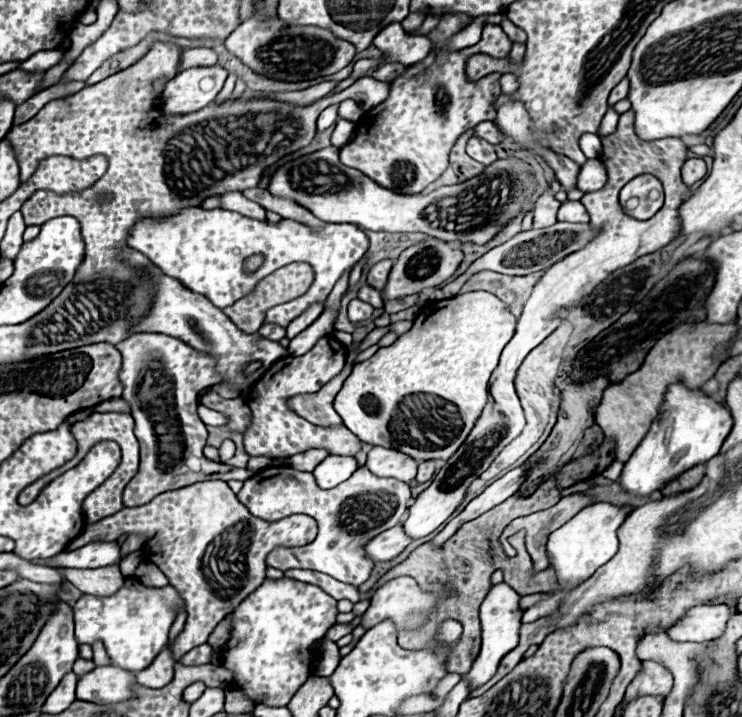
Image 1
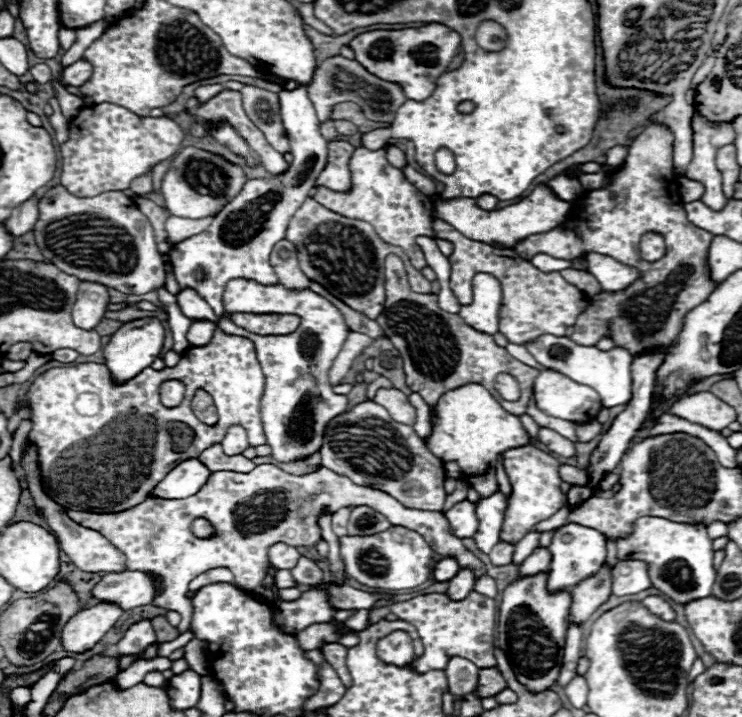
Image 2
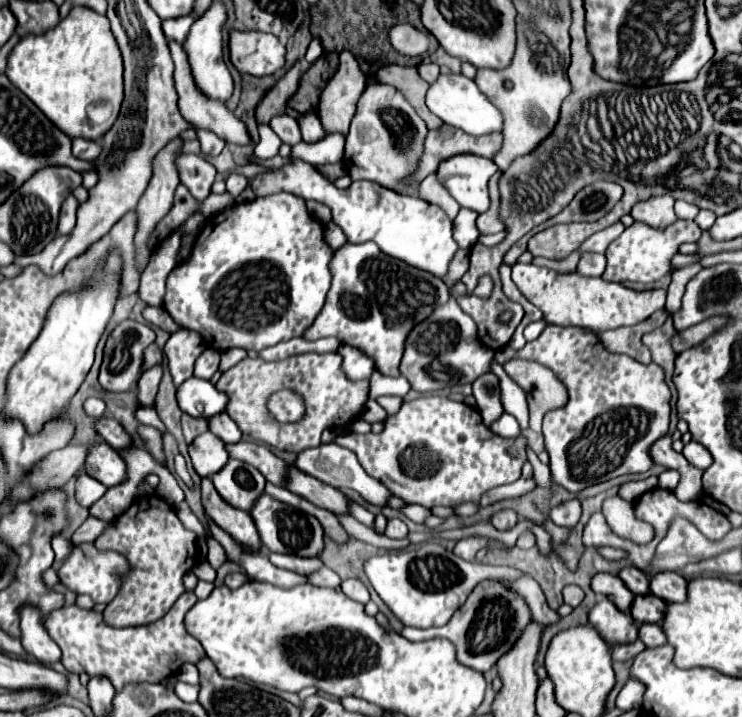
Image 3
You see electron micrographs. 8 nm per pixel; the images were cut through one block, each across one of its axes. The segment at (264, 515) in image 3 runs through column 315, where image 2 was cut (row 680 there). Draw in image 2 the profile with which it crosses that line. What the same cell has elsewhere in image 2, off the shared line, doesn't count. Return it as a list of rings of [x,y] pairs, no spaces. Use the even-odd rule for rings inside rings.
[[[540,572],[536,576],[518,578],[510,584],[502,594],[498,618],[498,646],[506,652],[516,680],[532,692],[544,692],[558,680],[568,630],[566,616],[572,604],[570,592],[566,590],[548,594],[546,578],[548,574]]]

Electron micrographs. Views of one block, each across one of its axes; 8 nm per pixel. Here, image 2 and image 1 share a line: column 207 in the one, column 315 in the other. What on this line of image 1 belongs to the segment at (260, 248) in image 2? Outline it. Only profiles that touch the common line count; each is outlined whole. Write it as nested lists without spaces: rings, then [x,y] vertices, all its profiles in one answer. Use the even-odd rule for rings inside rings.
[[[198,208],[184,210],[182,214],[166,220],[146,218],[146,222],[138,222],[138,226],[130,230],[130,248],[148,256],[164,270],[164,274],[180,280],[192,292],[206,296],[218,308],[226,308],[248,296],[254,292],[260,280],[278,268],[292,262],[308,262],[314,268],[314,282],[308,292],[298,296],[294,302],[284,302],[266,312],[266,322],[286,328],[310,304],[326,300],[344,270],[360,262],[360,258],[366,254],[368,238],[358,226],[326,224],[322,230],[310,230],[308,226],[298,226],[298,222],[290,220],[282,220],[278,224],[254,222],[252,218],[244,218],[242,214],[224,208]],[[252,254],[262,254],[264,264],[256,272],[248,274],[242,270],[242,266]]]

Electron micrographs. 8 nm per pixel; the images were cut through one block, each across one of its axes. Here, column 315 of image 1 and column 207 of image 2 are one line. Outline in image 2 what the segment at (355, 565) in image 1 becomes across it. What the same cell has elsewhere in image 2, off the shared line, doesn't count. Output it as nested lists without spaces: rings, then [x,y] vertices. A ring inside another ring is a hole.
[[[260,464],[248,474],[212,472],[208,482],[192,496],[182,500],[162,500],[148,496],[140,506],[124,510],[124,514],[94,514],[66,510],[66,514],[80,526],[88,526],[104,534],[124,556],[128,570],[144,570],[162,582],[160,594],[152,600],[154,606],[174,610],[182,616],[176,626],[180,634],[190,630],[192,604],[188,600],[188,582],[212,568],[228,568],[236,584],[244,590],[254,590],[262,584],[268,566],[268,548],[276,542],[290,546],[314,546],[320,540],[316,524],[322,506],[338,510],[344,506],[372,506],[380,510],[394,526],[416,530],[440,556],[456,558],[460,570],[470,568],[476,580],[486,574],[486,566],[464,548],[462,540],[450,534],[448,520],[442,512],[426,512],[402,506],[396,498],[366,486],[356,486],[350,478],[322,468],[308,476],[292,476],[272,464]],[[194,518],[206,518],[220,532],[216,538],[202,540],[190,532]]]

